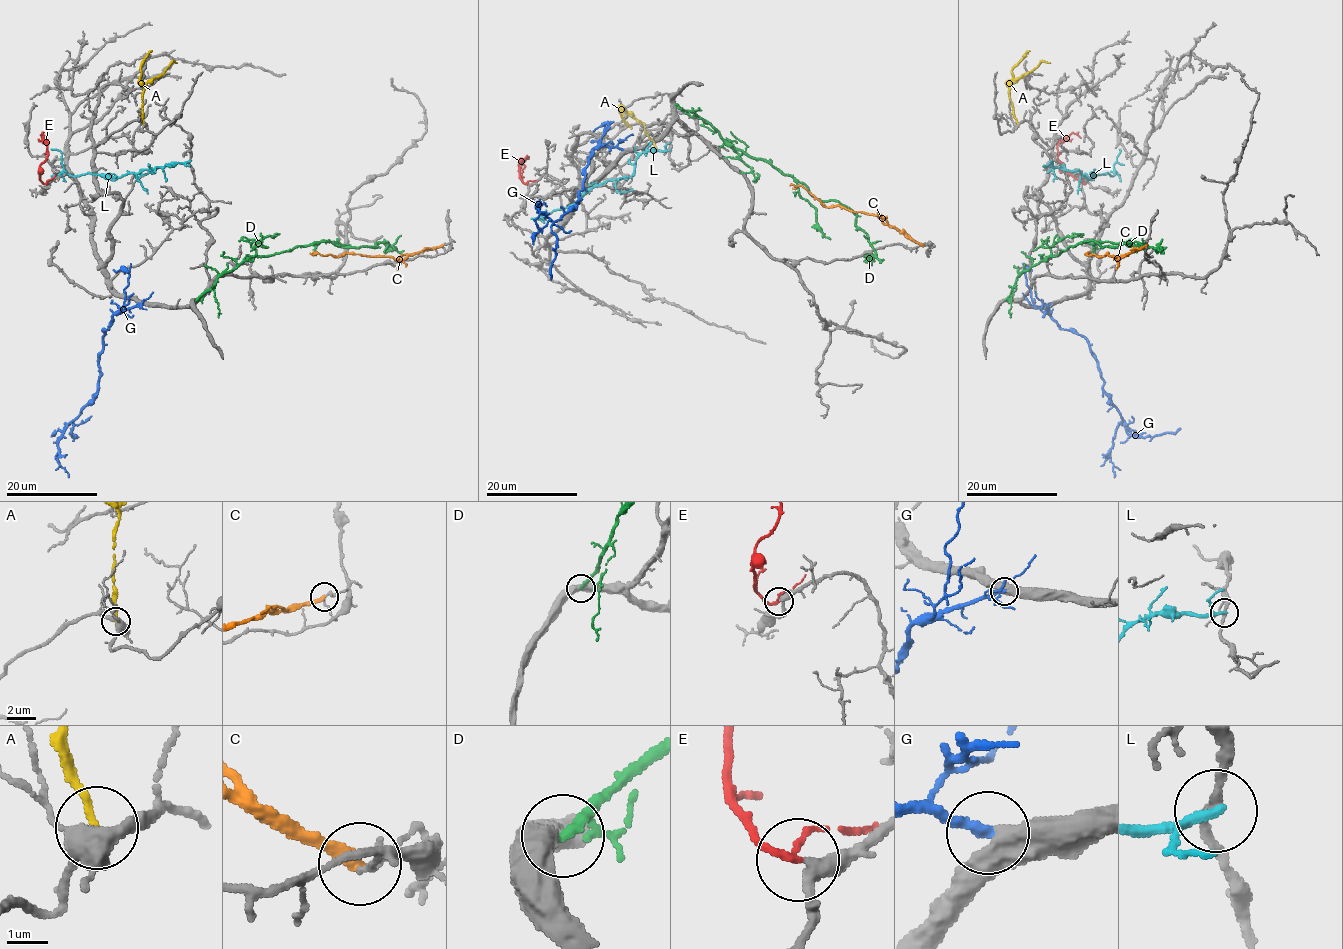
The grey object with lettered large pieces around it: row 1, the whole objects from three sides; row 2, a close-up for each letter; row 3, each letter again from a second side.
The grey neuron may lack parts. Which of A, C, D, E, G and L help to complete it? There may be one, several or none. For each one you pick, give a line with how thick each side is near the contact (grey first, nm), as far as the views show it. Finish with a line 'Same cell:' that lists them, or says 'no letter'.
E: Thickness 320 nm (grey) against 140 nm
G: Thickness 440 nm (grey) against 240 nm
Same cell: E, G

